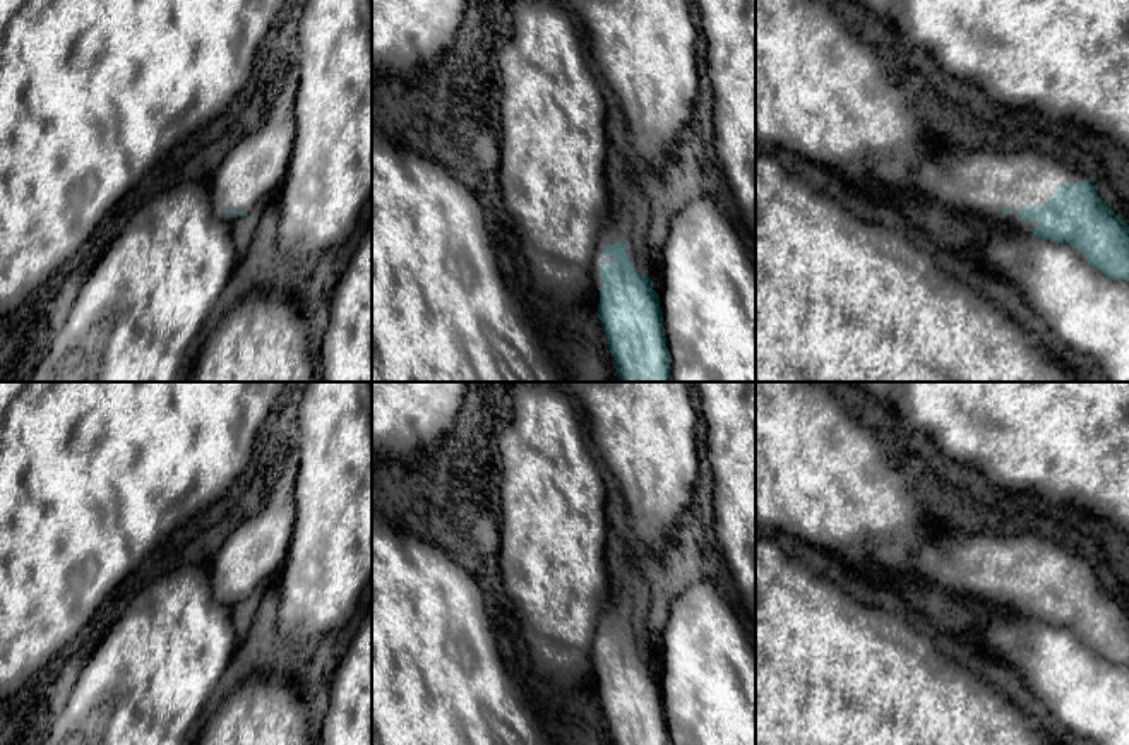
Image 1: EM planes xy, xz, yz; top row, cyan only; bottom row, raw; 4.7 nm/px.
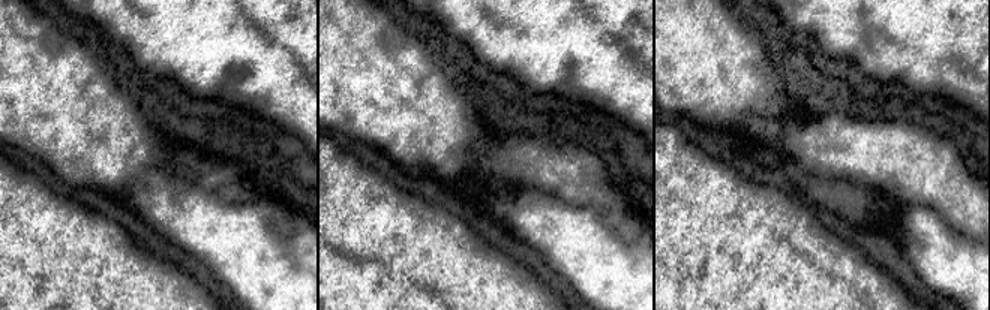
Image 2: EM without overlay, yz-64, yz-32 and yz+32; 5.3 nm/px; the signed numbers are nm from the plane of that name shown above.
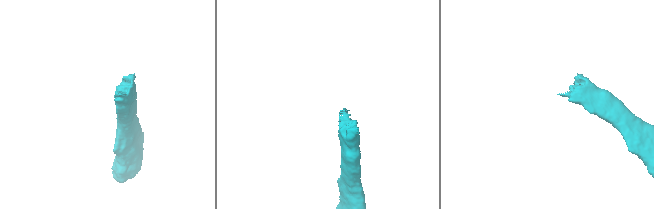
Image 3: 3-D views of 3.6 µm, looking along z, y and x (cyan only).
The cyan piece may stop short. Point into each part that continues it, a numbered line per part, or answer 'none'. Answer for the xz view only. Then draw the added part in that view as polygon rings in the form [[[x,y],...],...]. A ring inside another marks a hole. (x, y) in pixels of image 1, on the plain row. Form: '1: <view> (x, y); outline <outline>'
1: xz (621, 607); outline [[[615,586],[605,598],[601,617],[596,627],[594,644],[591,649],[593,666],[596,670],[596,690],[600,687],[600,671],[605,665],[600,661],[600,649],[603,646],[613,646],[613,641],[605,641],[603,634],[606,629],[615,625],[627,627],[627,639],[632,644],[632,651],[637,659],[646,659],[642,630],[641,630],[641,611],[642,611],[642,589],[641,586],[630,586],[627,591],[624,586]]]

